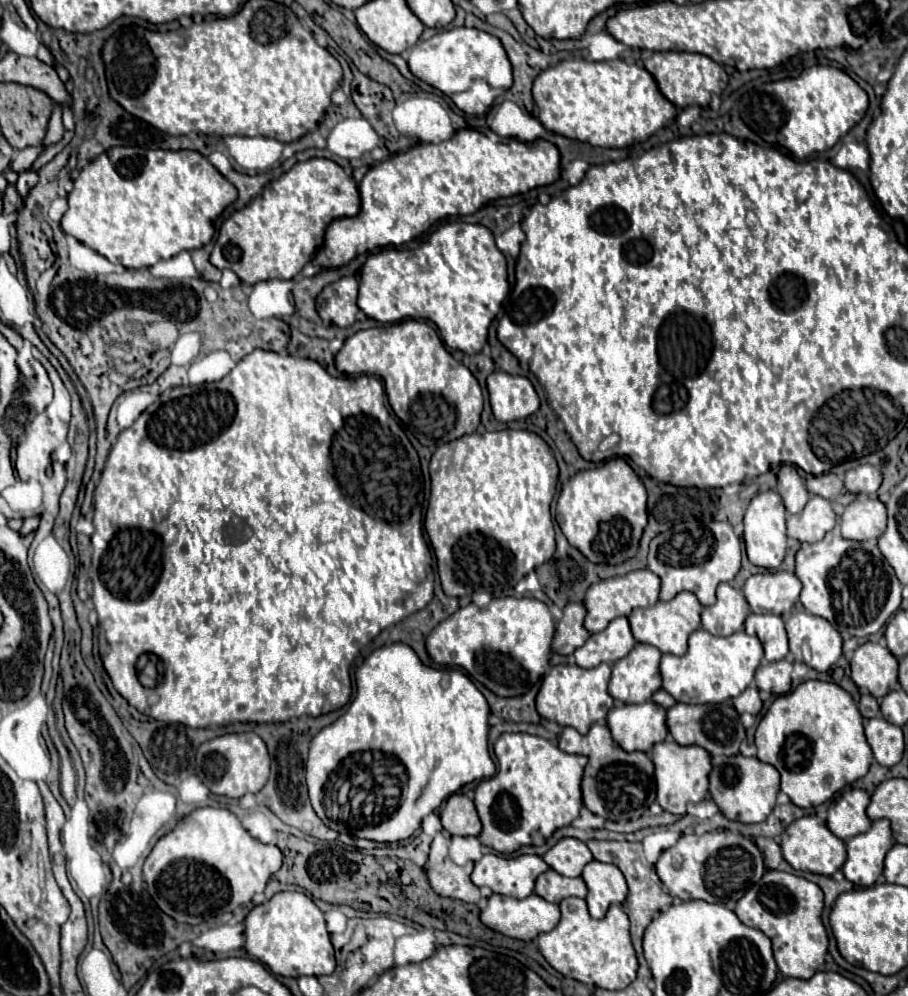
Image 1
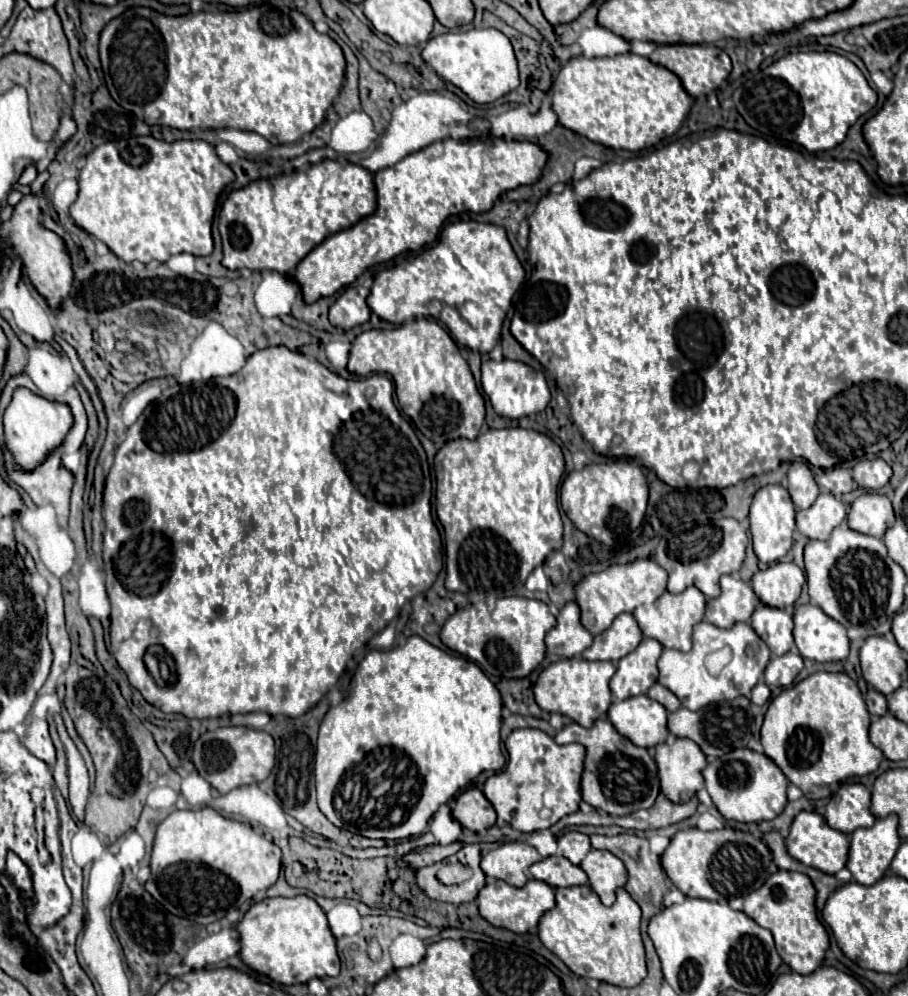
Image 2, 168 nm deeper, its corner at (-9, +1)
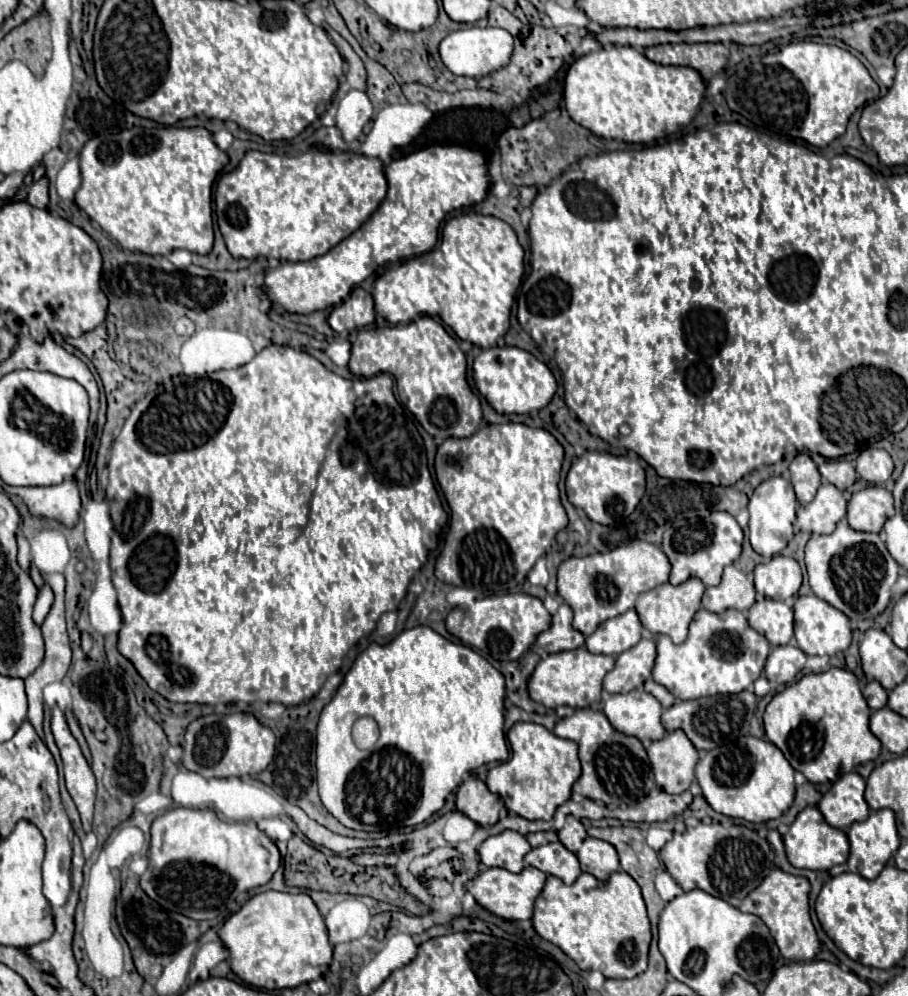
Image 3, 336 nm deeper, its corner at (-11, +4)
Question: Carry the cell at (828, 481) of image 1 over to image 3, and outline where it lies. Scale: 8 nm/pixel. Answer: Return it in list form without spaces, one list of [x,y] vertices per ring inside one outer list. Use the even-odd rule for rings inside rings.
[[[828,459],[818,469],[822,473],[822,479],[836,485],[840,491],[848,489],[856,481],[854,465],[850,461],[846,461],[846,459]]]

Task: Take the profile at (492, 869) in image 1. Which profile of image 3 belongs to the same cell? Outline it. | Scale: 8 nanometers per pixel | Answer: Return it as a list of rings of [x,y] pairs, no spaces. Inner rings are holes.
[[[502,831],[502,835],[488,837],[480,849],[480,861],[486,867],[504,867],[512,873],[524,869],[524,855],[530,851],[530,843],[518,831]]]

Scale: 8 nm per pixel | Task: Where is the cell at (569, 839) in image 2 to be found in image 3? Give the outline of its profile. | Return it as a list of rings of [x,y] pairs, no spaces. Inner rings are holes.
[[[572,815],[566,817],[564,827],[558,831],[558,839],[560,839],[560,843],[562,843],[566,849],[570,849],[572,853],[576,853],[576,851],[580,849],[582,841],[584,841],[586,837],[588,837],[588,835],[586,835],[584,825],[582,825],[576,817],[572,817]]]

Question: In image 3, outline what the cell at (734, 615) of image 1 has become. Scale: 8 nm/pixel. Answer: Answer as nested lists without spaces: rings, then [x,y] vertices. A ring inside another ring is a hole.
[[[736,565],[724,569],[722,581],[716,587],[706,587],[702,597],[702,607],[712,613],[722,613],[726,609],[746,611],[754,605],[756,591],[750,575],[740,571]]]

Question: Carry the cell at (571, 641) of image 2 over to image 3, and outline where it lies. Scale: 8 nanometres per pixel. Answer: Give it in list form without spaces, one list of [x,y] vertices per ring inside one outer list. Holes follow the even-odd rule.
[[[562,603],[560,609],[552,615],[552,625],[538,633],[532,649],[546,651],[546,653],[558,653],[568,649],[578,649],[584,645],[584,635],[572,627],[572,609]]]

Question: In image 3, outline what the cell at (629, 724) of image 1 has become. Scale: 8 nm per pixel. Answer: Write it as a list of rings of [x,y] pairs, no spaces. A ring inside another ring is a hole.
[[[634,689],[630,693],[616,693],[604,699],[604,715],[610,719],[612,727],[624,735],[634,735],[638,739],[662,739],[664,727],[660,723],[662,707],[644,689]]]

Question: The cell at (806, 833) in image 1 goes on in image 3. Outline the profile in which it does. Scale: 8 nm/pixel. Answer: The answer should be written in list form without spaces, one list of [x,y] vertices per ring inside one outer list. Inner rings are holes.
[[[806,807],[798,813],[796,821],[790,825],[790,831],[784,835],[784,847],[788,861],[798,869],[812,869],[812,871],[828,871],[834,865],[846,863],[850,843],[842,829],[830,827],[818,807]]]

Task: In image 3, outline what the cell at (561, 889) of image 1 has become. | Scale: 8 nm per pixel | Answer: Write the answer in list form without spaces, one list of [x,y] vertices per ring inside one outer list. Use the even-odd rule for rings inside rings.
[[[560,841],[530,849],[530,853],[526,853],[524,861],[548,875],[560,877],[566,885],[574,883],[578,879],[578,875],[582,873],[578,857],[572,851],[568,851]]]

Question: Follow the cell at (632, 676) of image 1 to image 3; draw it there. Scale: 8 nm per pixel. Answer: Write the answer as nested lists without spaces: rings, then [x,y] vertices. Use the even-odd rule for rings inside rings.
[[[640,639],[638,645],[626,649],[616,657],[614,669],[604,677],[606,693],[628,693],[640,689],[652,675],[656,659],[656,643],[652,639]]]

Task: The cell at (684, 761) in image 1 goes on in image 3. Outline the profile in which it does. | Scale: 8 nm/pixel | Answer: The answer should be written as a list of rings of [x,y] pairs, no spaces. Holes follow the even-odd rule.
[[[672,731],[666,733],[664,739],[652,741],[648,759],[652,763],[656,785],[666,793],[682,793],[694,781],[698,751],[682,731]]]

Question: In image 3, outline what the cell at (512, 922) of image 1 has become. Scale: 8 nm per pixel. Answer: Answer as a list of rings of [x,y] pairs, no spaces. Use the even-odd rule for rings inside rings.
[[[490,867],[480,871],[474,879],[466,883],[466,889],[474,895],[474,899],[494,913],[496,917],[516,921],[516,919],[530,919],[534,911],[534,899],[540,895],[546,883],[546,873],[538,871],[536,867],[524,867],[520,873],[510,873],[502,867]]]

